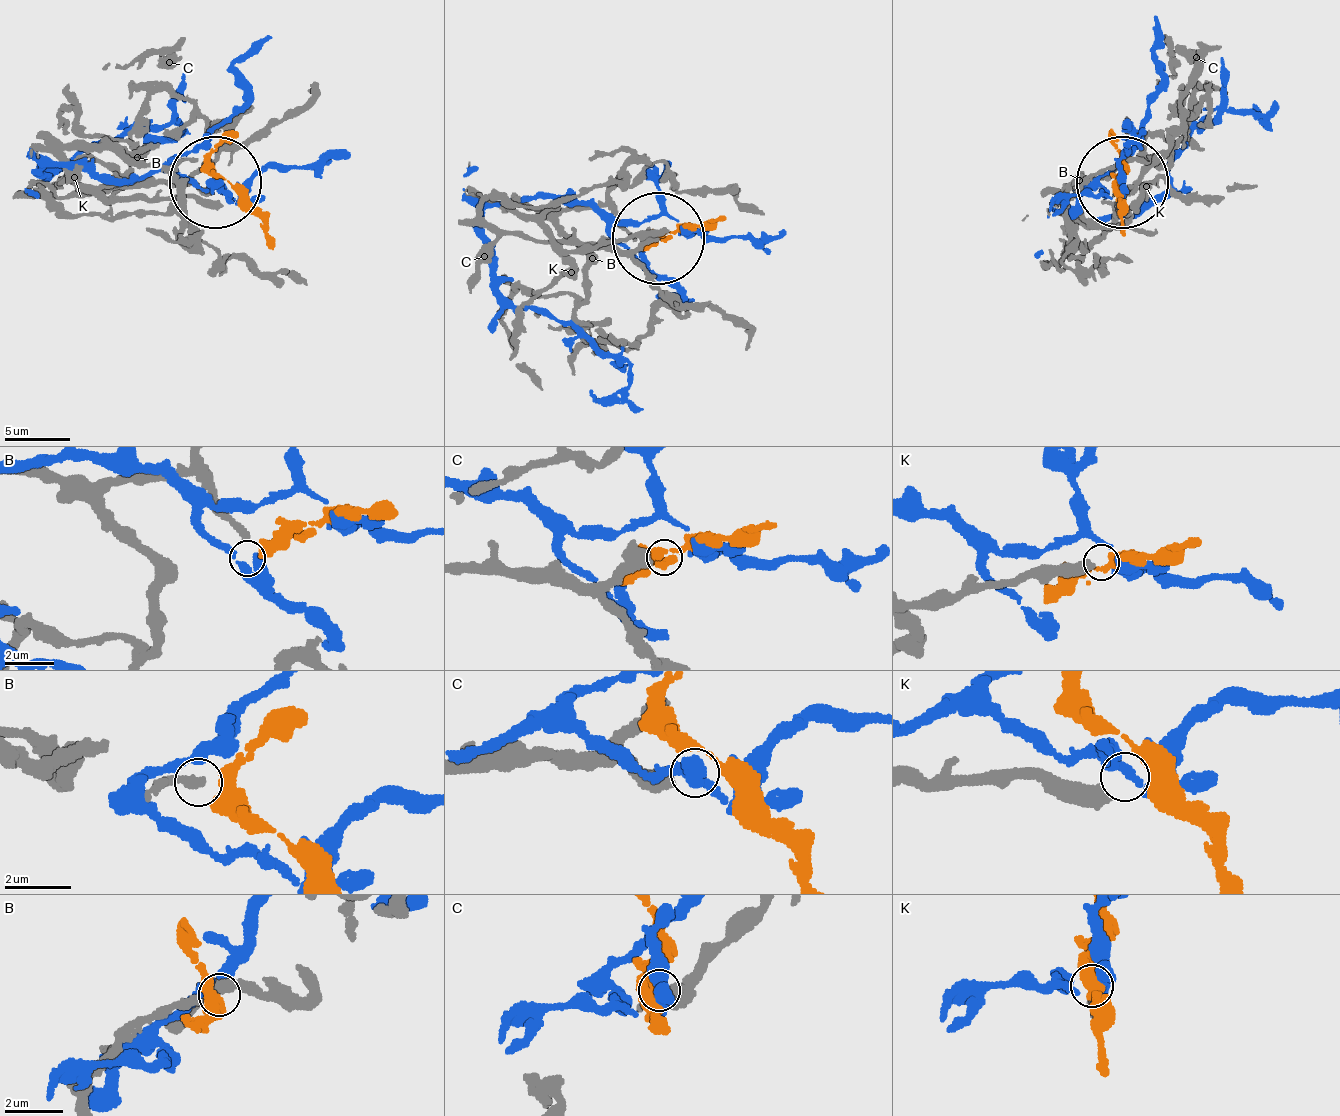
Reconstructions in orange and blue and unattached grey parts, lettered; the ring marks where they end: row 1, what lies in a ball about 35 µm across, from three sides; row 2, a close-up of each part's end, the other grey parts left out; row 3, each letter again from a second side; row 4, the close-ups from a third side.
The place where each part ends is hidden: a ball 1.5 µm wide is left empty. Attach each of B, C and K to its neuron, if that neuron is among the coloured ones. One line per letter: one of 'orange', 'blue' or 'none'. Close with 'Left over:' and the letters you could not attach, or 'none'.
B: orange
C: none
K: none
Left over: C, K

